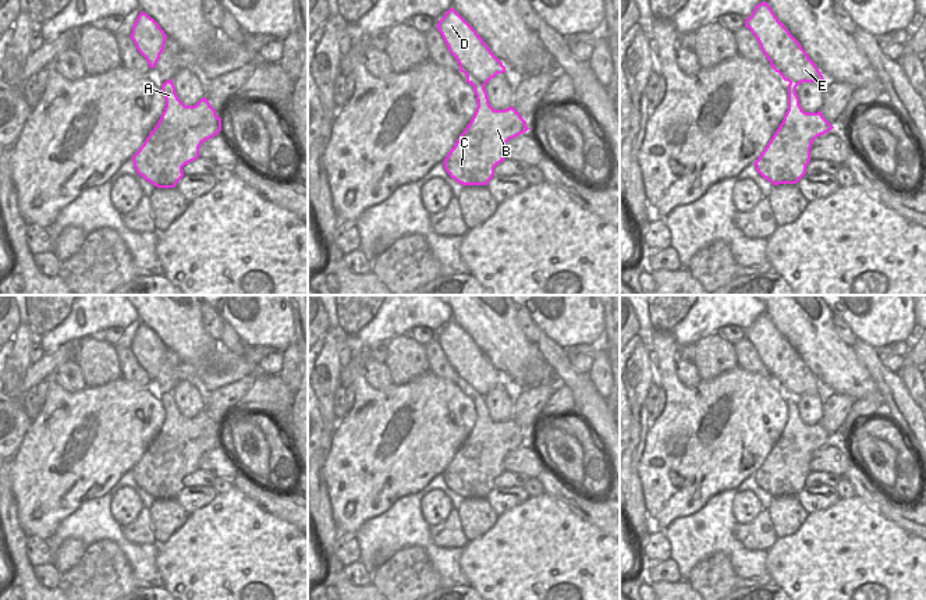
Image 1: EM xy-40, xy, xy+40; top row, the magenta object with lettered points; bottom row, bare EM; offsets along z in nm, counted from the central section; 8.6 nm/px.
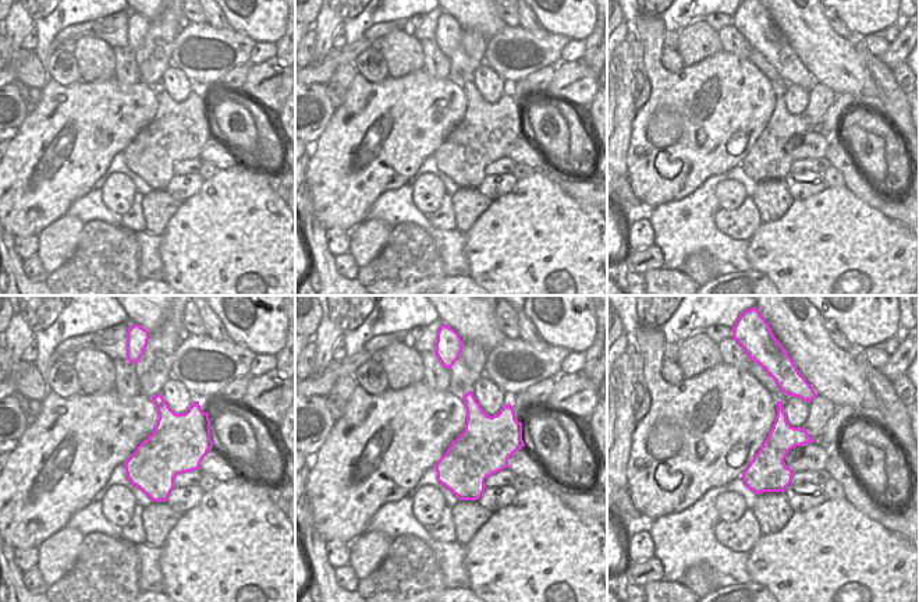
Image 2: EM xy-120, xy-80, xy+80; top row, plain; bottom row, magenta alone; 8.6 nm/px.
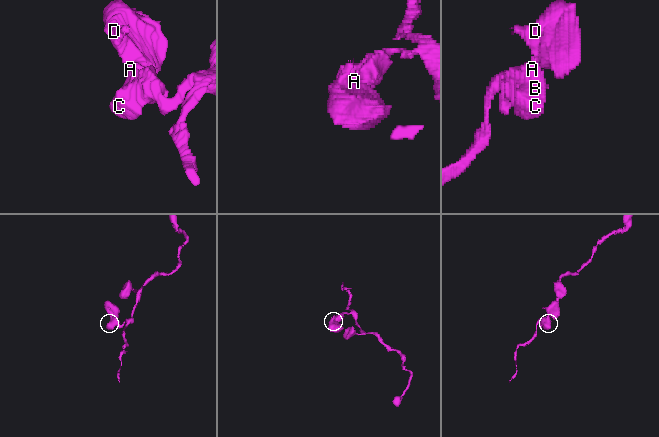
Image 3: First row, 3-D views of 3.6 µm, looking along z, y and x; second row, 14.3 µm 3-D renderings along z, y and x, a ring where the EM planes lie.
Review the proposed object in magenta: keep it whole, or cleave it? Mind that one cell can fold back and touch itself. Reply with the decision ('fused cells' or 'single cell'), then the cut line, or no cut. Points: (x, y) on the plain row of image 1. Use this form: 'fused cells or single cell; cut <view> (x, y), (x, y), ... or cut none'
fused cells; cut xy (467, 387), (471, 387), (483, 397)

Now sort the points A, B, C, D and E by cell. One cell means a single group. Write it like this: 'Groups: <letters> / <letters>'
Groups: A B C / D E

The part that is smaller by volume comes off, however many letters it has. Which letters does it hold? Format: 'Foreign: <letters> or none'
Foreign: D, E

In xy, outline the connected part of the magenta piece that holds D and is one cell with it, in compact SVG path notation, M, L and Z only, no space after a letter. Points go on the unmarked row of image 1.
M454 320L444 326L436 340L466 388L486 397L497 386L505 384L503 374Z

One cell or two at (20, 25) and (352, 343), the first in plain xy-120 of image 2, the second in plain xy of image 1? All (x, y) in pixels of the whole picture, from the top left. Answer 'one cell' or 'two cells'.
two cells

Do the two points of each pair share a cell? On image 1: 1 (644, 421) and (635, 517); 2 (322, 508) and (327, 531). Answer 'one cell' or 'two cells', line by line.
1: one cell
2: one cell

